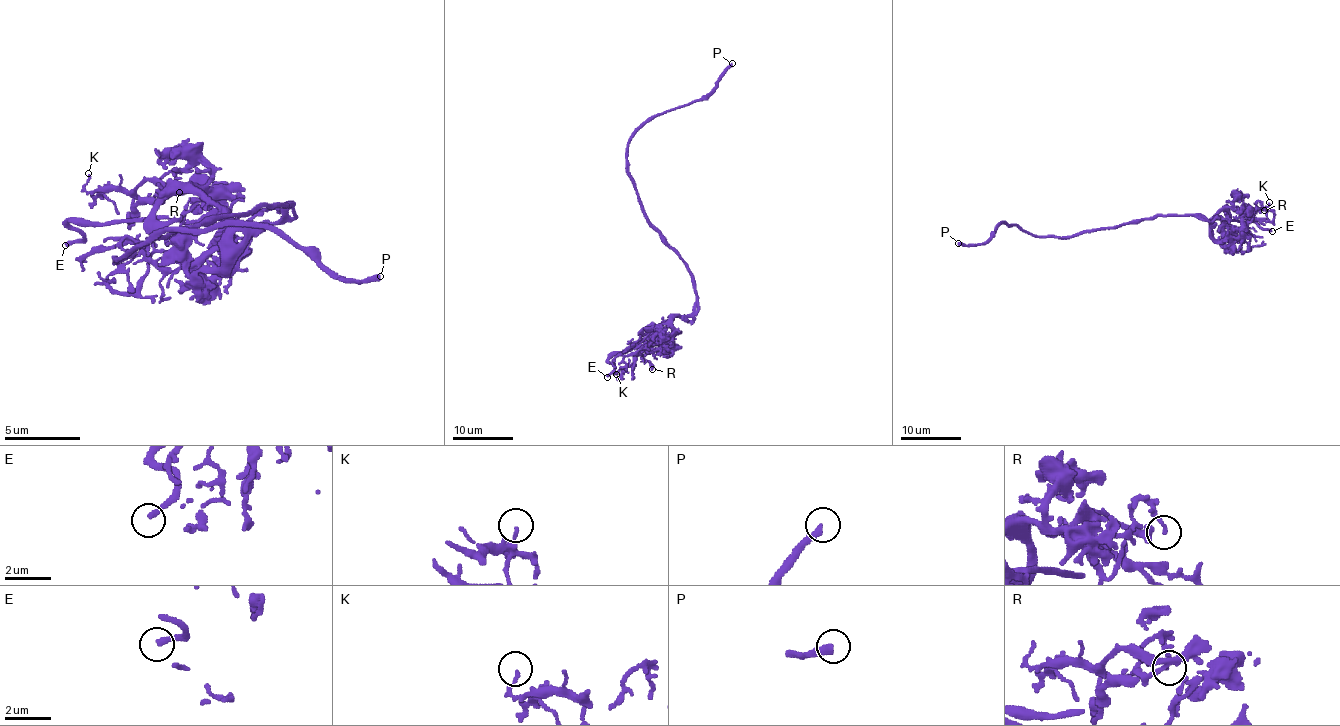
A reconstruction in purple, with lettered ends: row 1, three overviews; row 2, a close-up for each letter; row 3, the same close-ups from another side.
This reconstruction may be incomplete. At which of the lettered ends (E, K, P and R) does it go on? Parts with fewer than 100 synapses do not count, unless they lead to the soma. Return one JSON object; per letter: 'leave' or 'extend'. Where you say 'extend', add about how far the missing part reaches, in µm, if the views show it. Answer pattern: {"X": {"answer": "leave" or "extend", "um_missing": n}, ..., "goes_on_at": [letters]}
{"E": {"answer": "extend", "um_missing": 25}, "K": {"answer": "leave"}, "P": {"answer": "leave"}, "R": {"answer": "leave"}, "goes_on_at": ["E"]}

